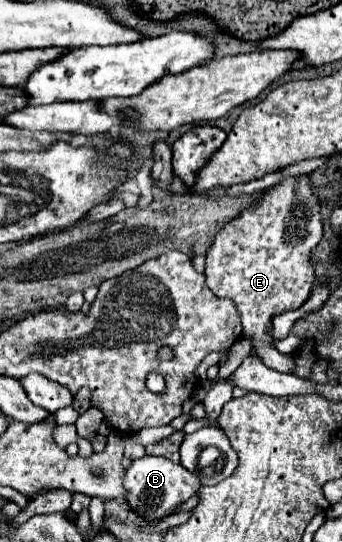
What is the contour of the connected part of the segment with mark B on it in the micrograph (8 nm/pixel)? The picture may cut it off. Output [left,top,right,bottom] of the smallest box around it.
[124,456,200,520]

